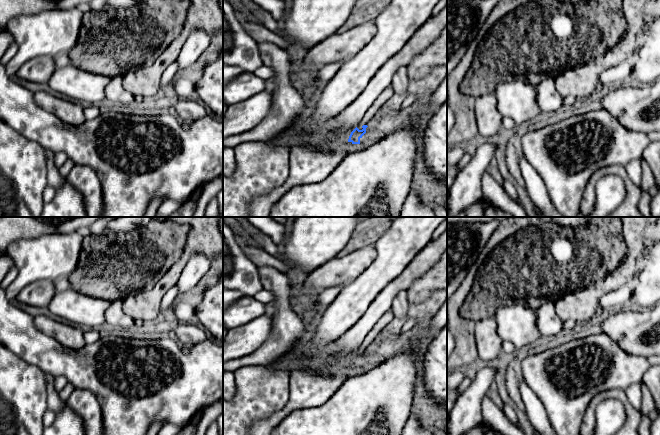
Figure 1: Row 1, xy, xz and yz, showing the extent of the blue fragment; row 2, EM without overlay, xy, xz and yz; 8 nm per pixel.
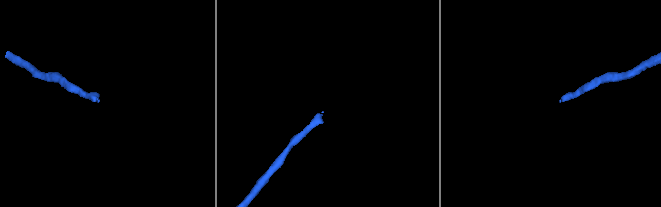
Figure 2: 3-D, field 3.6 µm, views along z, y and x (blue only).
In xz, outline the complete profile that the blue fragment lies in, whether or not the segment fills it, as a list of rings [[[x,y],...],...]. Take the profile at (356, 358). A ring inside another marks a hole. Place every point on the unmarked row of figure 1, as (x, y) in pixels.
[[[389,310],[379,319],[373,329],[367,334],[358,350],[351,356],[348,366],[360,368],[360,363],[366,357],[366,352],[382,338],[385,334],[386,326],[391,322],[393,317],[393,311]]]

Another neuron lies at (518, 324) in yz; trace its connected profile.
[[[500,307],[492,319],[502,341],[512,342],[517,351],[544,340],[537,326],[536,310],[532,307]]]

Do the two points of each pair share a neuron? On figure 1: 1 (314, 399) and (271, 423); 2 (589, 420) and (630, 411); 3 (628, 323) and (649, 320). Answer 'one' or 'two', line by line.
1: one
2: one
3: one

